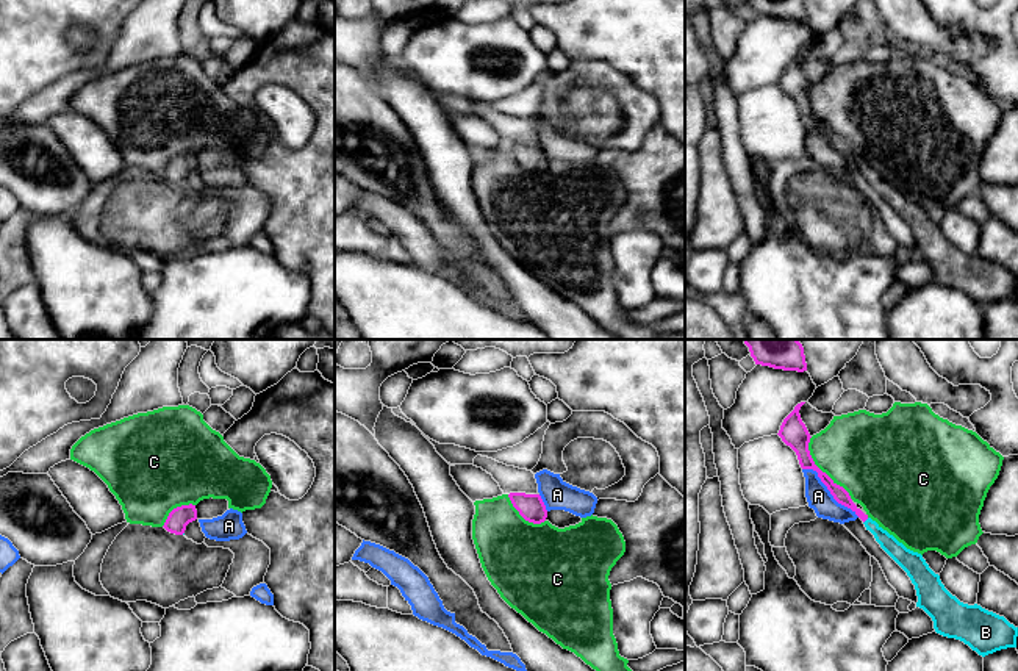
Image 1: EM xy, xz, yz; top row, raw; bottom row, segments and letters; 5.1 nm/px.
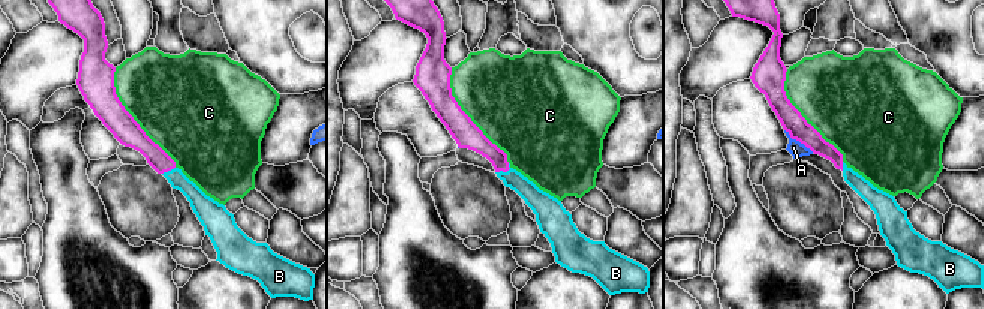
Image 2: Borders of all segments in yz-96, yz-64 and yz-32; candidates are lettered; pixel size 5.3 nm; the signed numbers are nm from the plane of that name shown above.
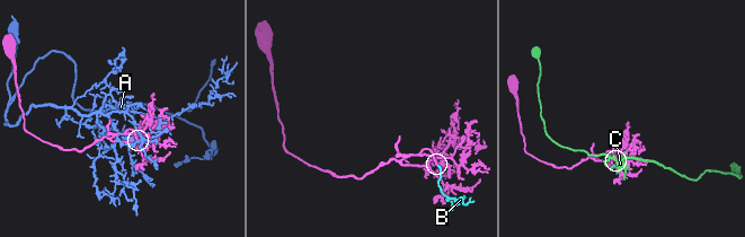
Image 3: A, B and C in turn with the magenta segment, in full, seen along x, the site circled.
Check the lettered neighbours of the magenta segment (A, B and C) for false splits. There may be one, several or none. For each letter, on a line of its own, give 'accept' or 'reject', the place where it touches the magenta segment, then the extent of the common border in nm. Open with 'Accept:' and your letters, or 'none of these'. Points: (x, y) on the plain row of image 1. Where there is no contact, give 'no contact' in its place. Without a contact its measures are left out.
Accept: B
A: reject; contact yz (829, 139); length 380 nm
B: accept; contact yz (865, 169); length 40 nm
C: reject; contact yz (820, 119); length 400 nm

